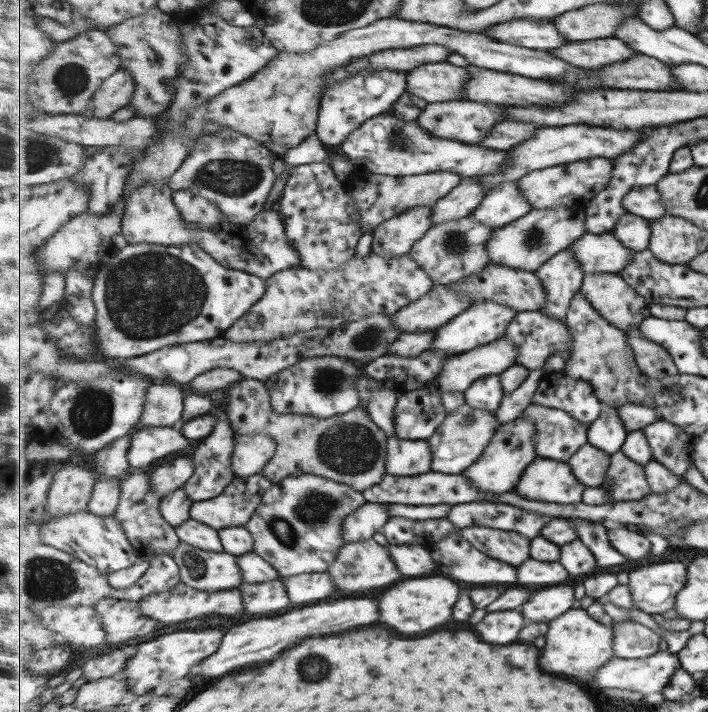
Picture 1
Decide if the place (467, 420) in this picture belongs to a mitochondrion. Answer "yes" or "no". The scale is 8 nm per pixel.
yes

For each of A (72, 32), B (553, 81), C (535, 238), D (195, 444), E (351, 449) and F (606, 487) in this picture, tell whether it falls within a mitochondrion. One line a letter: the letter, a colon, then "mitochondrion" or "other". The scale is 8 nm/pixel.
A: other
B: other
C: mitochondrion
D: other
E: mitochondrion
F: other

